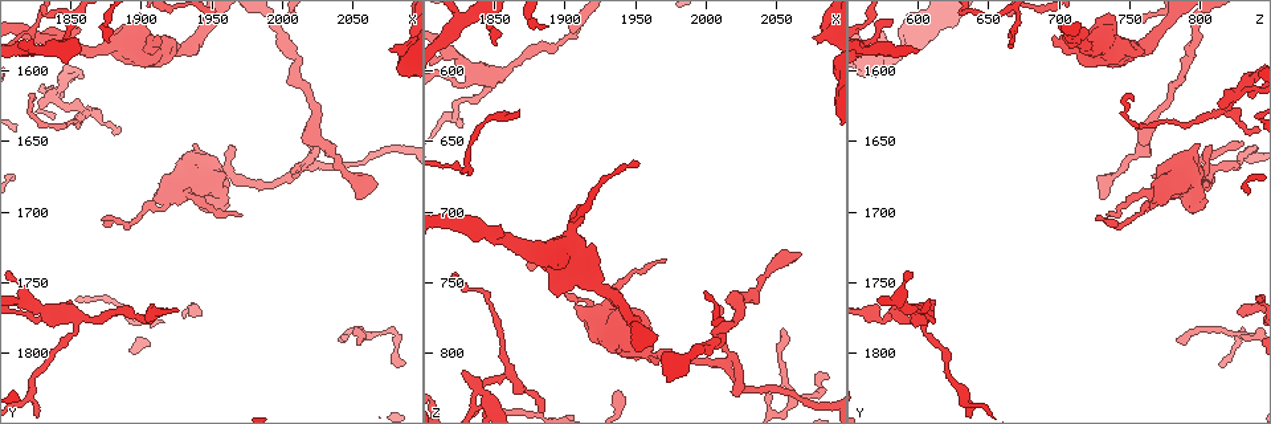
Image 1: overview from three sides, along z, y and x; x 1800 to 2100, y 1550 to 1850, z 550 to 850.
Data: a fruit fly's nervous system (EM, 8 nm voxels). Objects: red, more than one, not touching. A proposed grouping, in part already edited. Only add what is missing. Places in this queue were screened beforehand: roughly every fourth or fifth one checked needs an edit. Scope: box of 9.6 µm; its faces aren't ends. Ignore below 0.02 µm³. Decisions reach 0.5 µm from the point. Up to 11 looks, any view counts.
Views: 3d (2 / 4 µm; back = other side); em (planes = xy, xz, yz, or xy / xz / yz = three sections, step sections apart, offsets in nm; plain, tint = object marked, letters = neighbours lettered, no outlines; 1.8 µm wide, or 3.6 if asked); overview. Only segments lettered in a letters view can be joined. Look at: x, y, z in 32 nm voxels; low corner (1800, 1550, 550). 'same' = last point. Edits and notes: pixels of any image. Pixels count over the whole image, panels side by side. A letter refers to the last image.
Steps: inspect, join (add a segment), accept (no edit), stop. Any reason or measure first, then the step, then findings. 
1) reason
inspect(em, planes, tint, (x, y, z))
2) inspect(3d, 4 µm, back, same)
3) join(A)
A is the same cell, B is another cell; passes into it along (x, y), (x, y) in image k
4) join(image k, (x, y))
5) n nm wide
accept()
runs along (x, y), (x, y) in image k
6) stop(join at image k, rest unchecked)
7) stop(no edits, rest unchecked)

branch stops here
inspect(em, planes, letters, (1872, 1704, 724))

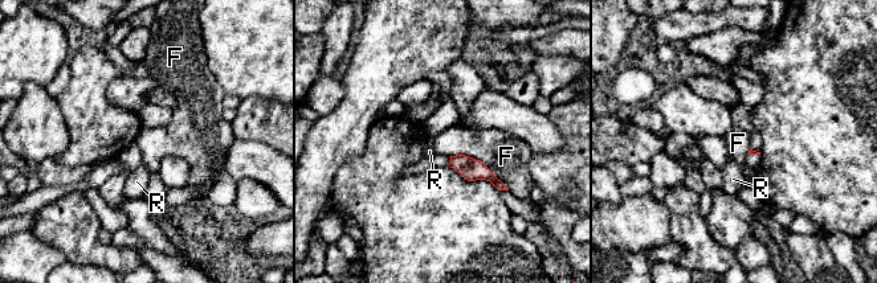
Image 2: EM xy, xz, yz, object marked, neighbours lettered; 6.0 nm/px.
accept()
F and R are other cells; border along (451, 155), (478, 159), (509, 189) in image 2; none of them fits

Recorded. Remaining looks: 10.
free end
inspect(3d, 4 µm, back, (2018, 1652, 830))

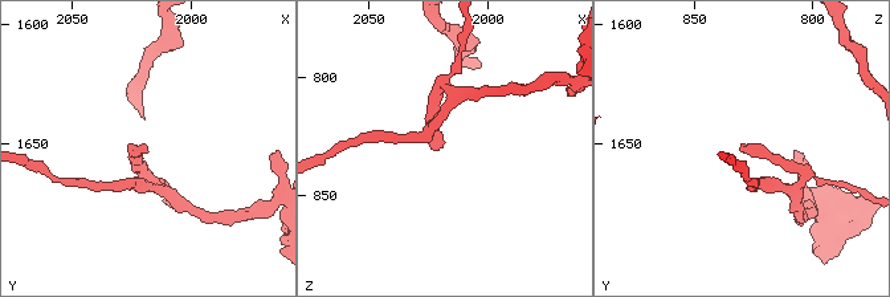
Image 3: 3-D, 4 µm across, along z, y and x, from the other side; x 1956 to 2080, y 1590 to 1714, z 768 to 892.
shape alone is not enough
inspect(em, planes, letters, (2018, 1652, 829))

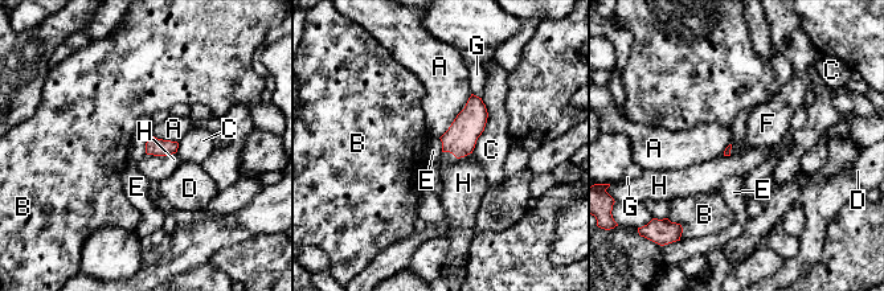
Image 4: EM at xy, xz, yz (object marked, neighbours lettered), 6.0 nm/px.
join(image 4, (447, 158))
F is the same cell, A, B, C, D, E, G and H are other cells; passes into it along (461, 138), (450, 152), (447, 158) in image 4; the cell continues

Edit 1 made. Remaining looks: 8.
abrupt turn
inspect(3d, 4 µm, (1858, 1628, 814))

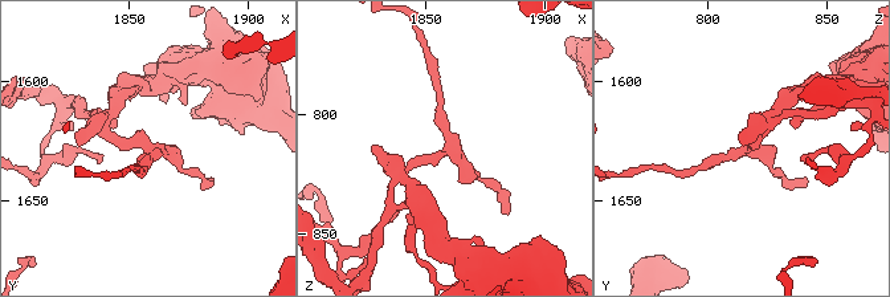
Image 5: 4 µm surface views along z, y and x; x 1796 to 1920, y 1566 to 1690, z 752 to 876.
need the tissue
inspect(em, yz, step 4, tint, (1859, 1629, 814))

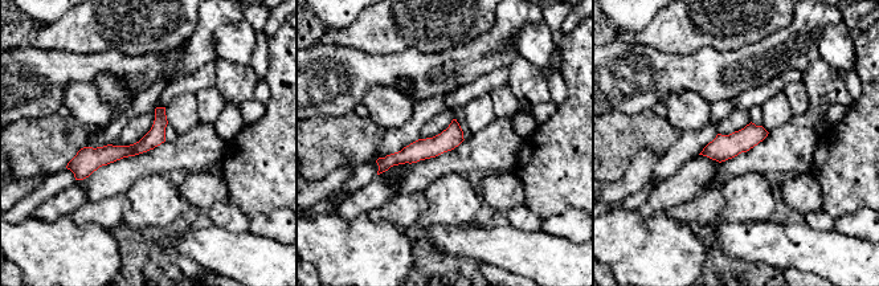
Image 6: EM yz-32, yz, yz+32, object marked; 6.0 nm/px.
inspect(em, planes, letters, same)

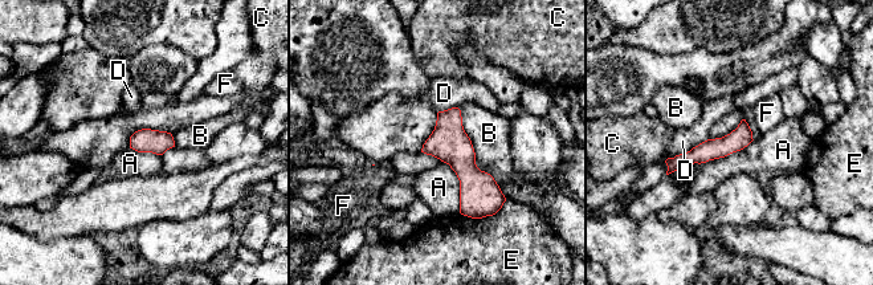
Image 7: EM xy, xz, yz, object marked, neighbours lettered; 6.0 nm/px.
accept()
A, B, C, D, E and F are other cells; border along (440, 159), (459, 180), (460, 211) in image 7; none of them fits

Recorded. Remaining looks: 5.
an open end
inspect(em, planes, letters, (1914, 1578, 698))

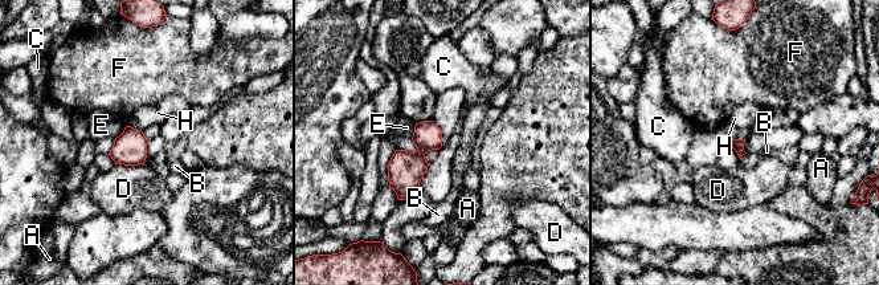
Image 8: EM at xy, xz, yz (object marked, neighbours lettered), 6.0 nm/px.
accept()
A, B, C, D, E, F and H are other cells; border along (430, 163), (417, 188) in image 8; none of them fits

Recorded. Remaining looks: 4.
stop(join at image 4, rest unchecked)

